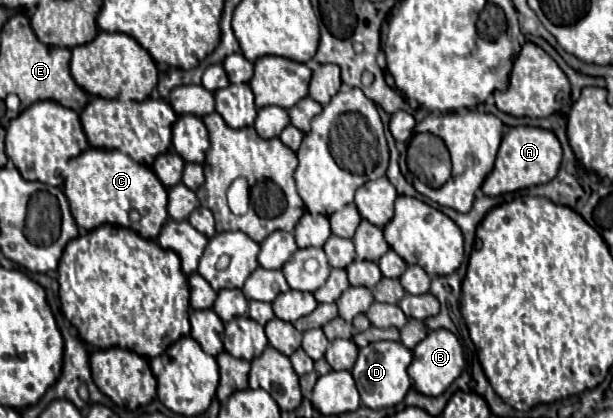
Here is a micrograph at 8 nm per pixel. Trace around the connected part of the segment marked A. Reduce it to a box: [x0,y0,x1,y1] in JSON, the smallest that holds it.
[481,126,561,196]

